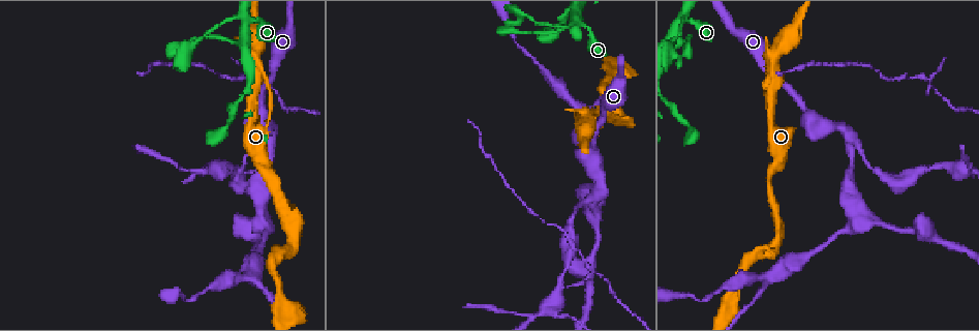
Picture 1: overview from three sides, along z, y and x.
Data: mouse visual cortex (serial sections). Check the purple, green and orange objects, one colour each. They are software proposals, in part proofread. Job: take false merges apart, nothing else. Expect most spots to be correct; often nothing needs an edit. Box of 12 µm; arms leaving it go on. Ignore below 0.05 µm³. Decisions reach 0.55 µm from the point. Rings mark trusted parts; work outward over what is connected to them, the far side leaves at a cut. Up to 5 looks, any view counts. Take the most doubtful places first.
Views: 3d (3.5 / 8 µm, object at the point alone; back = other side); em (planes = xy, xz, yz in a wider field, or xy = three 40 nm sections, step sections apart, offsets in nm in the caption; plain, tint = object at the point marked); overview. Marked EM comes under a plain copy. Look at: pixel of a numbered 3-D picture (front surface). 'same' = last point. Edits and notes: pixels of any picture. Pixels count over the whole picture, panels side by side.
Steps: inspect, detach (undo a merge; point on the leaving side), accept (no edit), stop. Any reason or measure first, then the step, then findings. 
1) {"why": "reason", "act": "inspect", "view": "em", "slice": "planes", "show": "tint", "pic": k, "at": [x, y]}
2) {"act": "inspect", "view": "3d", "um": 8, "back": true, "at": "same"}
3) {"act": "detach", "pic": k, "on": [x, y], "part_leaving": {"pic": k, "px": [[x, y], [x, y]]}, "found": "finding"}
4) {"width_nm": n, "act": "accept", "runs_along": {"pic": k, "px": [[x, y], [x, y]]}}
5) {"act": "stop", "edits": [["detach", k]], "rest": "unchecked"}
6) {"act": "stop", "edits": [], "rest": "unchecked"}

{"why": "calibre changes", "act": "inspect", "view": "3d", "um": 3.5, "back": true, "pic": 1, "at": [578, 25]}

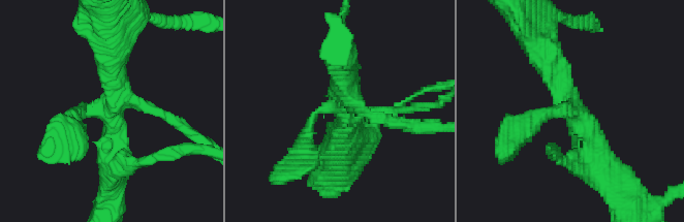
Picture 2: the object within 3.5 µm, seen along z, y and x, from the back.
{"act": "inspect", "view": "em", "slice": "xy", "step": 5, "show": "tint", "pic": 2, "at": [108, 111]}

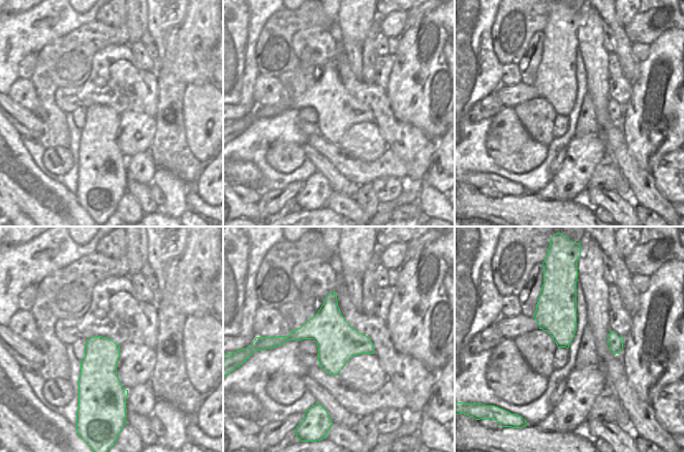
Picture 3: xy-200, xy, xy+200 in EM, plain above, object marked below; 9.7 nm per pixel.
{"arm_widths_nm": [150, 250, 350, 400], "act": "accept", "runs_along": {"pic": 2, "px": [[303, 149], [312, 115], [344, 101], [344, 77]]}, "found": "one cell here"}

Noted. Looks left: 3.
{"act": "inspect", "view": "3d", "um": 3.5, "back": true, "pic": 1, "at": [293, 246]}

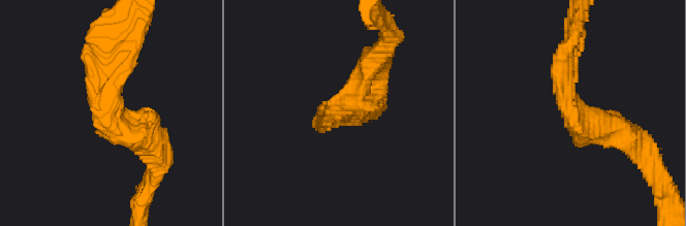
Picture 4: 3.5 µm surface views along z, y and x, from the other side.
{"why": "shape alone is not enough", "act": "inspect", "view": "em", "slice": "xy", "step": 1, "show": "tint", "pic": 4, "at": [111, 115]}

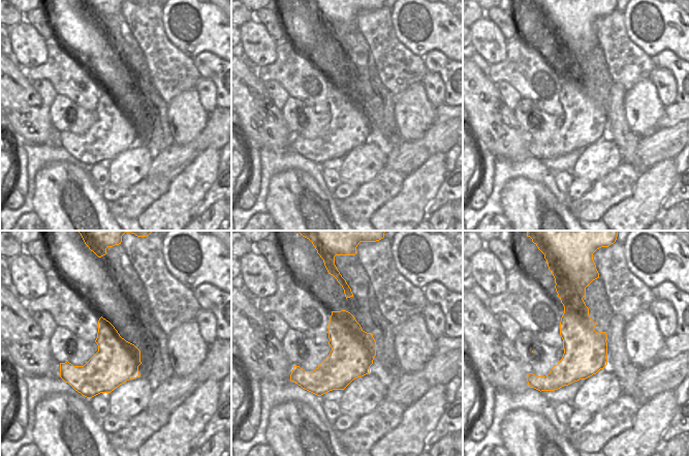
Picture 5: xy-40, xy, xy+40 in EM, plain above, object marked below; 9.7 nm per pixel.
{"act": "accept", "runs_along": {"pic": 4, "px": [[569, 47], [578, 129], [620, 136]]}, "found": "continuous, no second cell"}

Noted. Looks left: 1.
{"act": "stop", "edits": [], "rest": "unchecked"}

